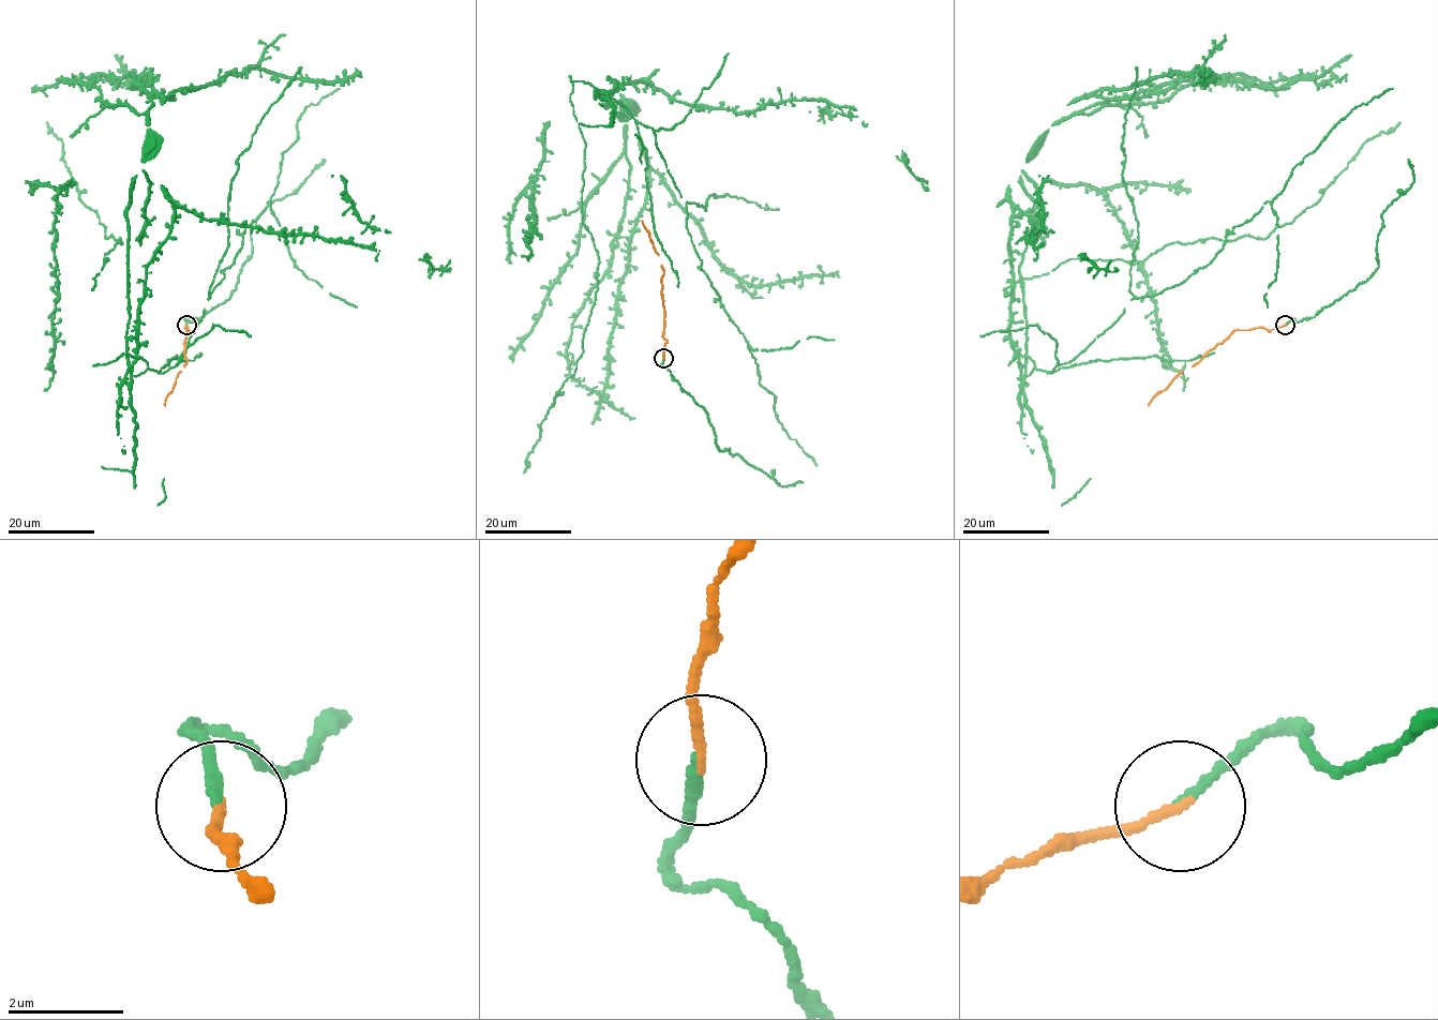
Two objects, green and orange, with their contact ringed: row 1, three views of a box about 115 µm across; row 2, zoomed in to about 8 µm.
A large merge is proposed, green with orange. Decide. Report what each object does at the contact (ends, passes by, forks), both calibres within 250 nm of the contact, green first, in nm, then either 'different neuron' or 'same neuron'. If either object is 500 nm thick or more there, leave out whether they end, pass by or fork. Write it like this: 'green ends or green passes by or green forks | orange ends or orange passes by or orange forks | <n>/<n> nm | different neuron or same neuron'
green ends | orange ends | 170/160 nm | same neuron

